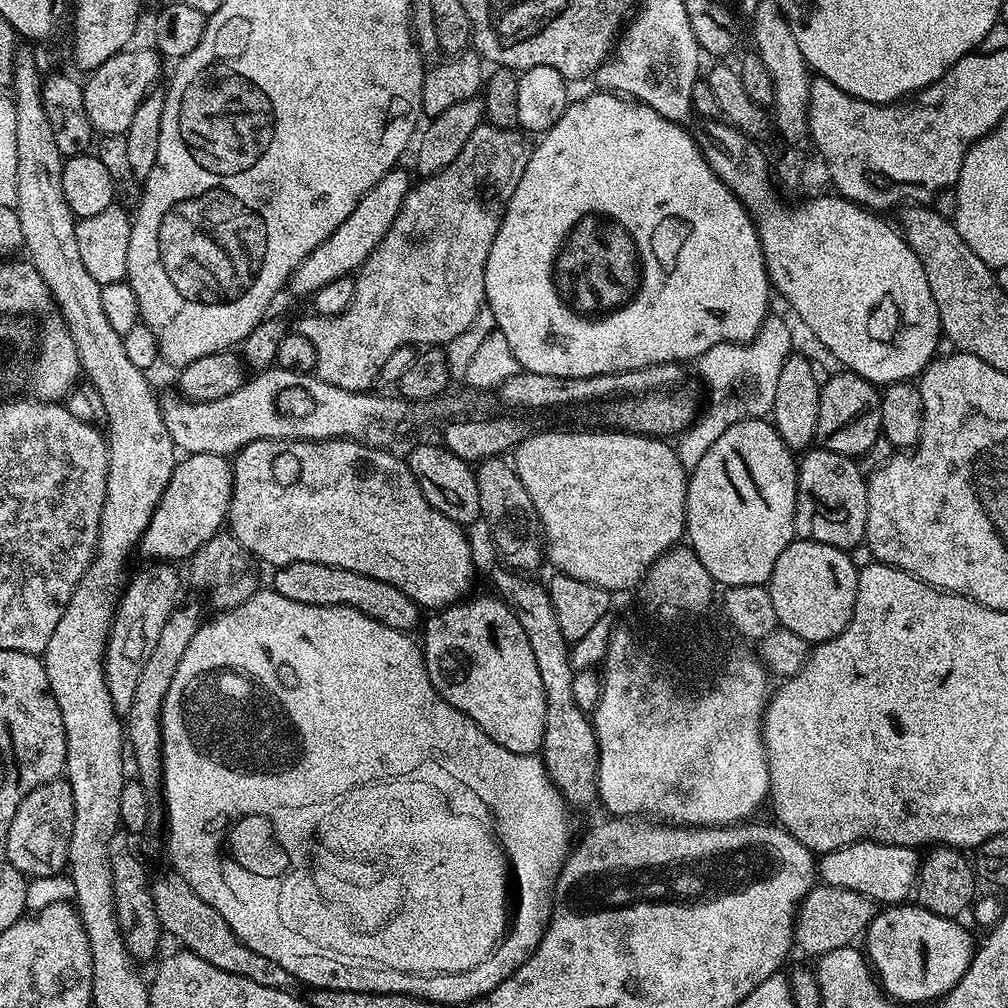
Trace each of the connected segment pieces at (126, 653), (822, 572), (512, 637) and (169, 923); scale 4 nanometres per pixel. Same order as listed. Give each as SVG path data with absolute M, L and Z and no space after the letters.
M152 562L137 574L136 578L123 589L118 603L114 608L112 628L108 632L108 644L104 648L104 677L106 678L106 690L110 692L112 704L117 713L126 714L134 702L134 690L138 687L138 678L142 675L142 669L146 667L146 661L154 651L158 637L162 634L162 626L170 618L172 611L178 607L180 596L180 576L176 573L177 565L172 562Z
M813 540L792 541L778 554L766 585L779 627L794 630L809 646L842 634L854 614L860 573L845 549Z
M495 594L489 596L476 596L465 598L455 604L449 604L448 607L442 608L431 613L432 616L423 621L422 633L422 651L424 653L424 665L428 671L428 677L433 686L436 687L436 693L450 706L454 706L462 714L466 714L474 721L480 729L498 746L506 746L514 754L536 754L544 747L544 727L546 726L546 690L542 686L542 674L538 674L538 662L534 662L534 650L530 650L530 638L526 638L526 630L522 630L522 622L510 611L508 605Z
M168 870L165 876L160 876L151 881L154 906L158 910L160 927L168 932L176 940L181 940L183 947L189 952L198 954L206 962L218 966L218 970L226 970L238 974L242 978L250 978L250 982L258 982L258 986L270 986L271 988L284 988L290 980L286 968L274 962L271 956L263 951L250 950L248 946L237 938L226 918L214 910L198 895L192 887L181 878L180 873Z

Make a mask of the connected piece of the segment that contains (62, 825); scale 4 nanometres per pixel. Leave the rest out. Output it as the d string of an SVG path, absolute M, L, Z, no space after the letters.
M67 779L49 780L33 787L21 800L8 831L8 857L25 877L52 876L68 864L68 841L72 839L74 802Z

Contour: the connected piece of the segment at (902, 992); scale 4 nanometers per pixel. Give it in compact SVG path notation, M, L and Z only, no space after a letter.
M901 902L877 911L876 917L868 925L866 955L875 977L886 995L891 996L901 1005L924 1004L927 1000L936 1002L947 996L954 985L966 974L974 951L972 936L960 923L959 919L939 916L912 902Z

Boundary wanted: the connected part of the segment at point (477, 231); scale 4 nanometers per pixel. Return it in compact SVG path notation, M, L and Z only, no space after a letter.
M482 122L474 130L474 134L470 134L466 146L462 146L462 154L458 154L458 158L454 158L454 162L450 166L446 166L441 172L434 173L433 176L421 179L408 191L406 202L402 202L402 210L398 214L398 218L394 218L386 238L382 238L382 242L373 250L367 262L355 273L354 302L350 302L347 310L337 316L307 314L308 316L302 317L297 324L294 324L295 331L301 332L306 338L310 338L310 342L314 345L316 351L315 375L326 382L330 382L330 386L338 386L347 392L366 392L373 387L372 383L375 385L379 381L382 366L386 366L386 358L390 358L390 354L394 354L394 350L423 345L425 343L423 340L427 336L429 345L448 346L451 340L458 339L475 322L480 308L482 312L486 304L484 298L486 258L490 254L490 246L498 234L498 226L504 216L504 208L510 202L518 182L522 182L522 174L526 174L526 162L530 162L533 147L533 141L523 131L516 128L499 128L493 124Z

